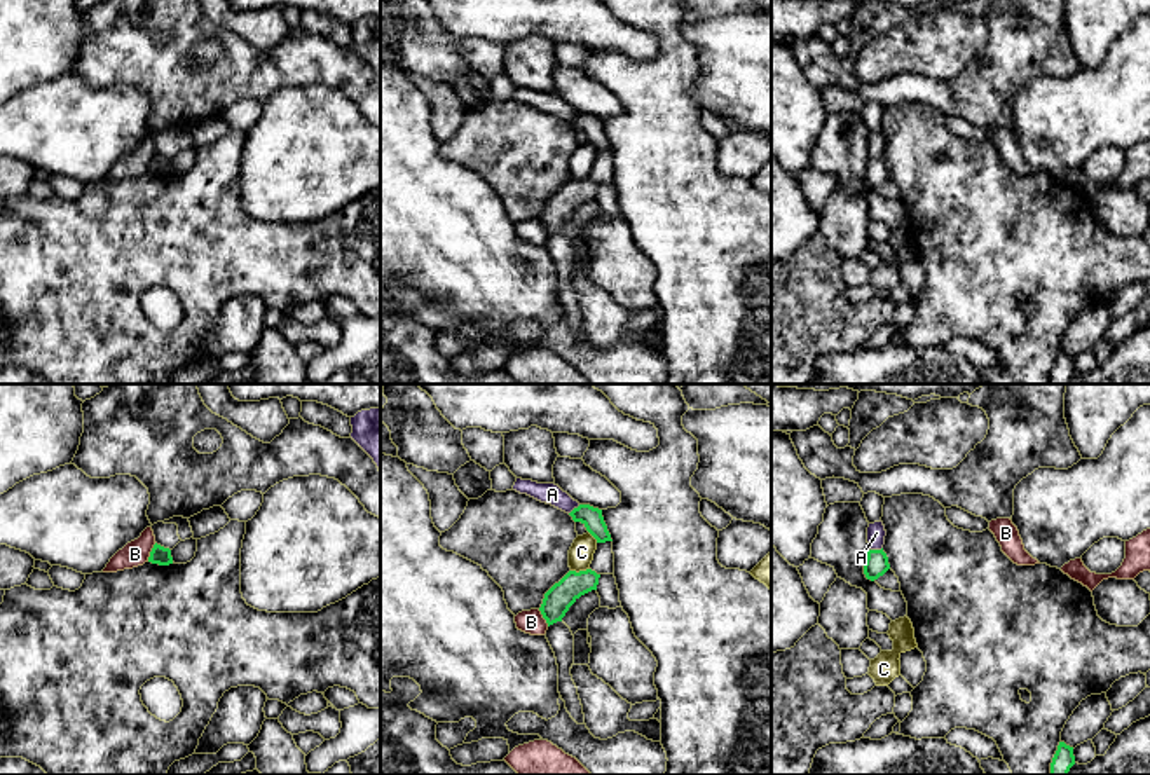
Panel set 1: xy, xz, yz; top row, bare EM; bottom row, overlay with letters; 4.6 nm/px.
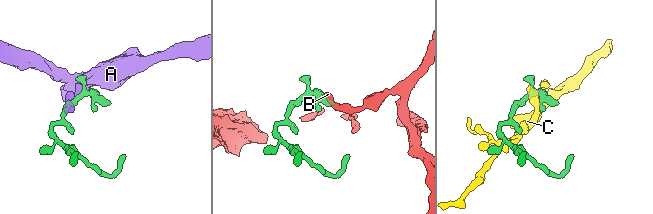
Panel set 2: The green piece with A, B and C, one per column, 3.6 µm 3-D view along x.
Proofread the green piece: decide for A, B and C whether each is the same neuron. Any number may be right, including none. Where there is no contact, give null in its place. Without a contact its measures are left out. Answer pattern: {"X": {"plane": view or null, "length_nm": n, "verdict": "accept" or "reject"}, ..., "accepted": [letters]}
{"A": {"plane": "yz", "length_nm": 70, "verdict": "reject"}, "B": {"plane": "xy", "length_nm": 100, "verdict": "reject"}, "C": {"plane": "xz", "length_nm": 90, "verdict": "reject"}, "accepted": []}

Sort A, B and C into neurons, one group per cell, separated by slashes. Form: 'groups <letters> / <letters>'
groups A / B / C

